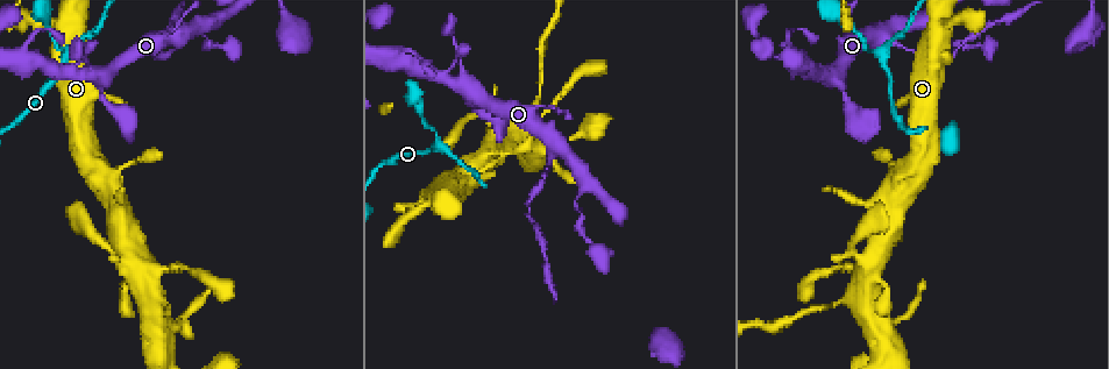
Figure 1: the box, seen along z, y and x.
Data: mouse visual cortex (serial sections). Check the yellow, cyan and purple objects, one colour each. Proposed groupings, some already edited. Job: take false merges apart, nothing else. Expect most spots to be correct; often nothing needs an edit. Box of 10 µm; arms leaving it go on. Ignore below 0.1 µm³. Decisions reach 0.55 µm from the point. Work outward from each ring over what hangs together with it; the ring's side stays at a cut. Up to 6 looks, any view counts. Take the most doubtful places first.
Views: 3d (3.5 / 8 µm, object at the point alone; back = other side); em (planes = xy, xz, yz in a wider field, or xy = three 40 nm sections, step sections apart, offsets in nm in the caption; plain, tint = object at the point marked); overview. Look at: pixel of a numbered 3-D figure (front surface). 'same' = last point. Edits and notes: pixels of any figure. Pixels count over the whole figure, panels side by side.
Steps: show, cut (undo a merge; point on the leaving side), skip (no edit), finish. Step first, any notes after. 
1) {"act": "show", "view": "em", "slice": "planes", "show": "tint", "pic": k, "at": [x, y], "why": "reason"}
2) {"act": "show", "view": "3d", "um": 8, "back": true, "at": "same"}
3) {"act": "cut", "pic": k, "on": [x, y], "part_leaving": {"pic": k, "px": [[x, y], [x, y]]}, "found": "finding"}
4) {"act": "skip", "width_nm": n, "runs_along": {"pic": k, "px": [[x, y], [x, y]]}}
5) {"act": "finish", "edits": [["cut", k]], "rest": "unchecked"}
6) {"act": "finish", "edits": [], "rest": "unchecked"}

{"act": "show", "view": "3d", "um": 8, "pic": 1, "at": [166, 304], "why": "narrows sharply"}

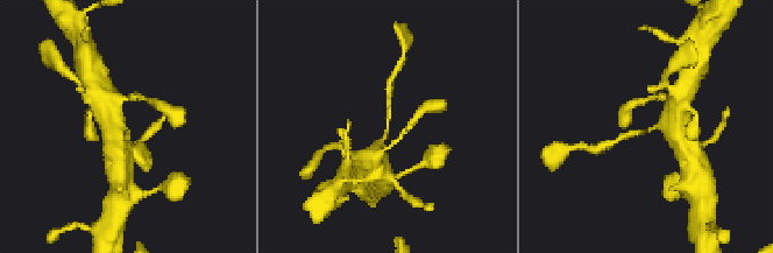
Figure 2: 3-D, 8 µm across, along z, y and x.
{"act": "show", "view": "em", "slice": "xy", "step": 2, "show": "tint", "at": "same", "arm_widths_nm": [150, 500]}

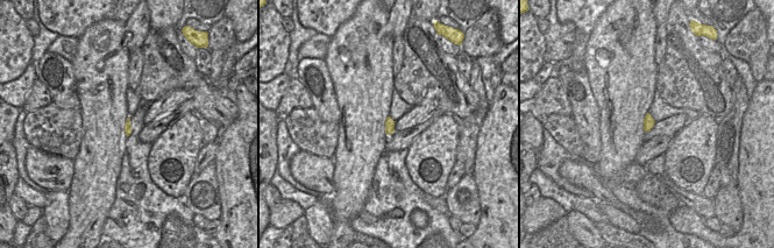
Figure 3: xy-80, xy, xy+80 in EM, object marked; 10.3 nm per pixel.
{"act": "skip", "runs_along": {"pic": 2, "px": [[673, 119], [614, 142]]}, "found": "continuous, no second cell"}

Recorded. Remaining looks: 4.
{"act": "show", "view": "3d", "um": 8, "pic": 1, "at": [437, 145]}

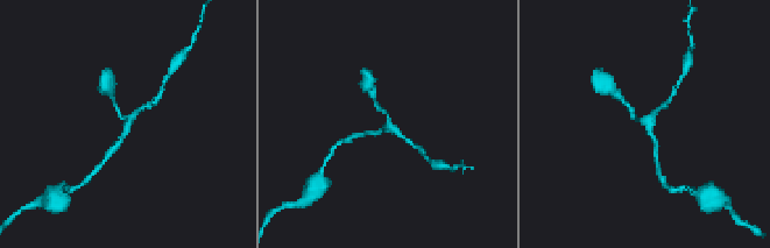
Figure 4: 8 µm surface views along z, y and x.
{"act": "show", "view": "3d", "um": 3.5, "at": "same"}

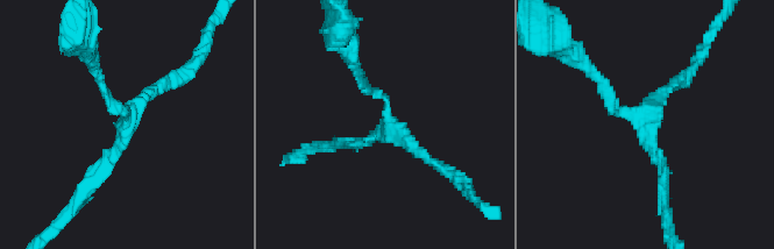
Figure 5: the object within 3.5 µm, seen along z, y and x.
{"act": "skip", "runs_along": {"pic": 5, "px": [[661, 184], [644, 123], [596, 77]]}, "found": "all the same cell"}

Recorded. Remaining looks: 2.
{"act": "show", "view": "3d", "um": 8, "pic": 1, "at": [481, 97], "why": "two arms at a narrow angle"}

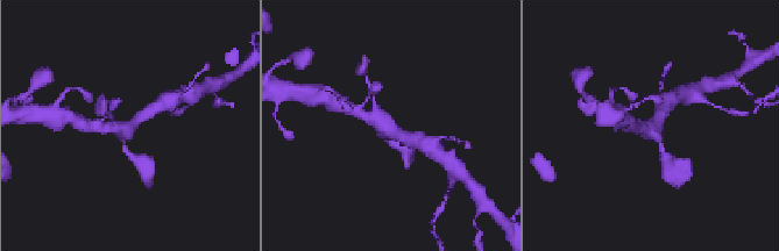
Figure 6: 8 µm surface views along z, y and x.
{"act": "show", "view": "em", "slice": "xy", "step": 3, "show": "tint", "at": "same", "arms": 4, "arm_widths_nm": [200, 250, 400, 400]}

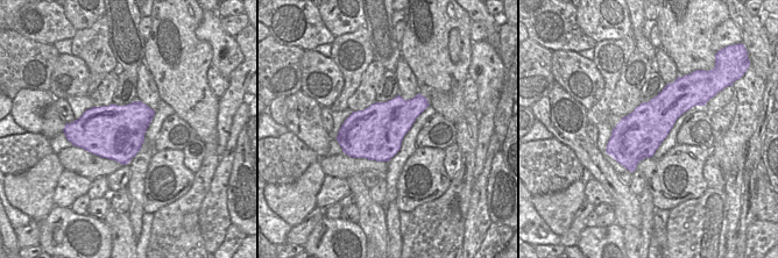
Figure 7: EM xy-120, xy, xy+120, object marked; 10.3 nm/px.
{"act": "skip", "width_nm": 550, "runs_along": {"pic": 6, "px": [[415, 140], [360, 112]]}, "found": "one cell here"}

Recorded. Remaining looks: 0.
{"act": "finish", "edits": [], "rest": "unchecked"}

